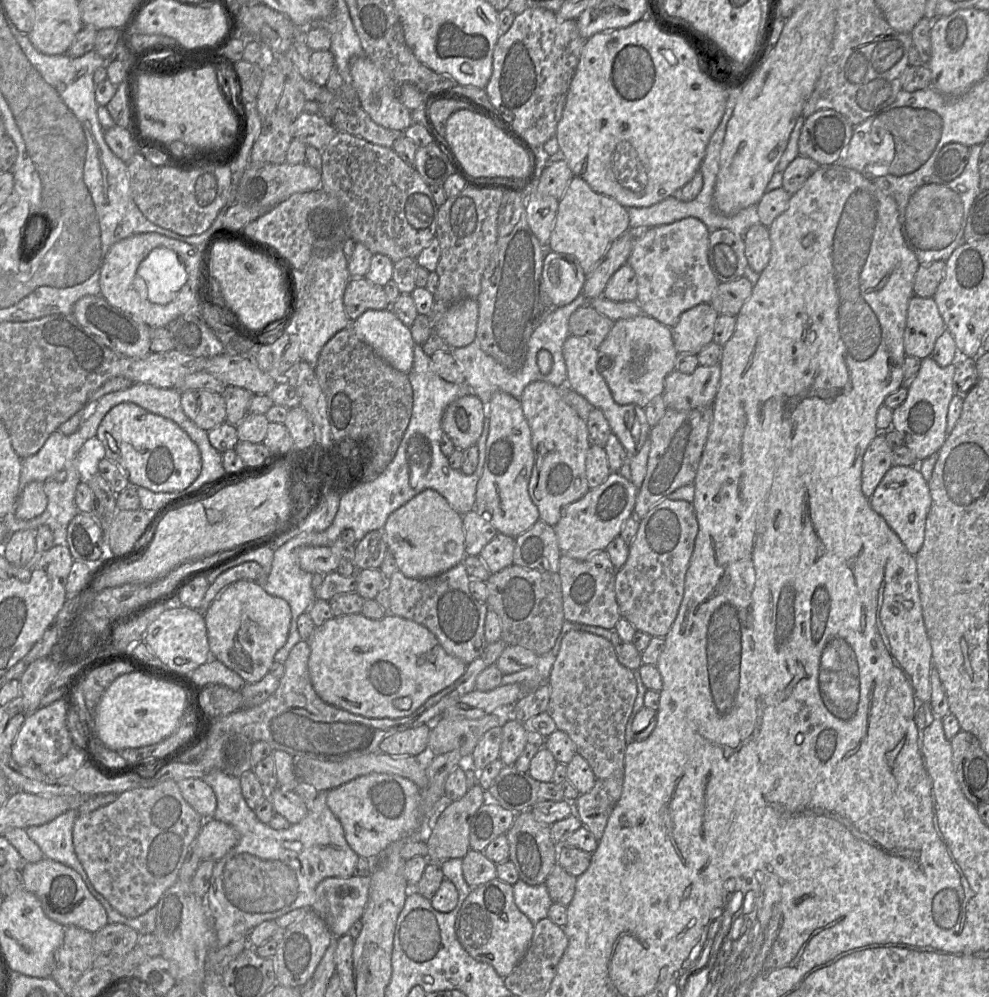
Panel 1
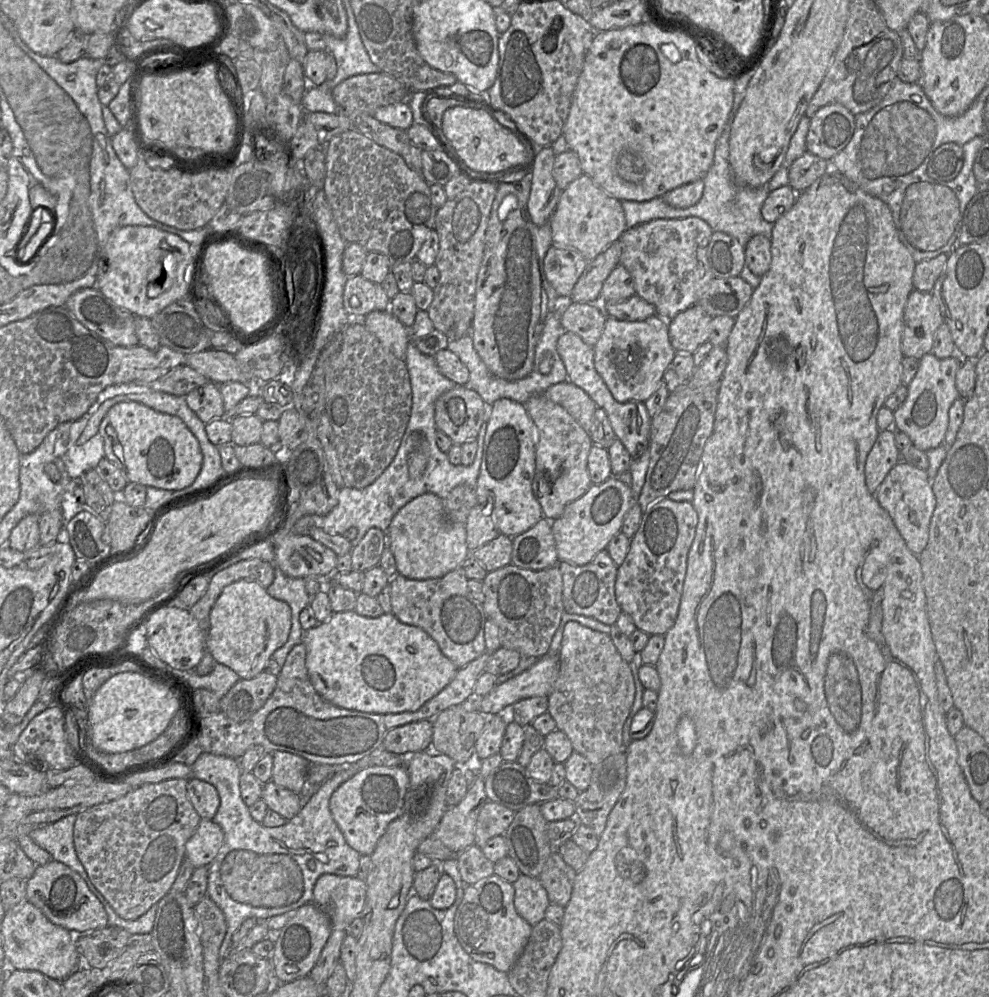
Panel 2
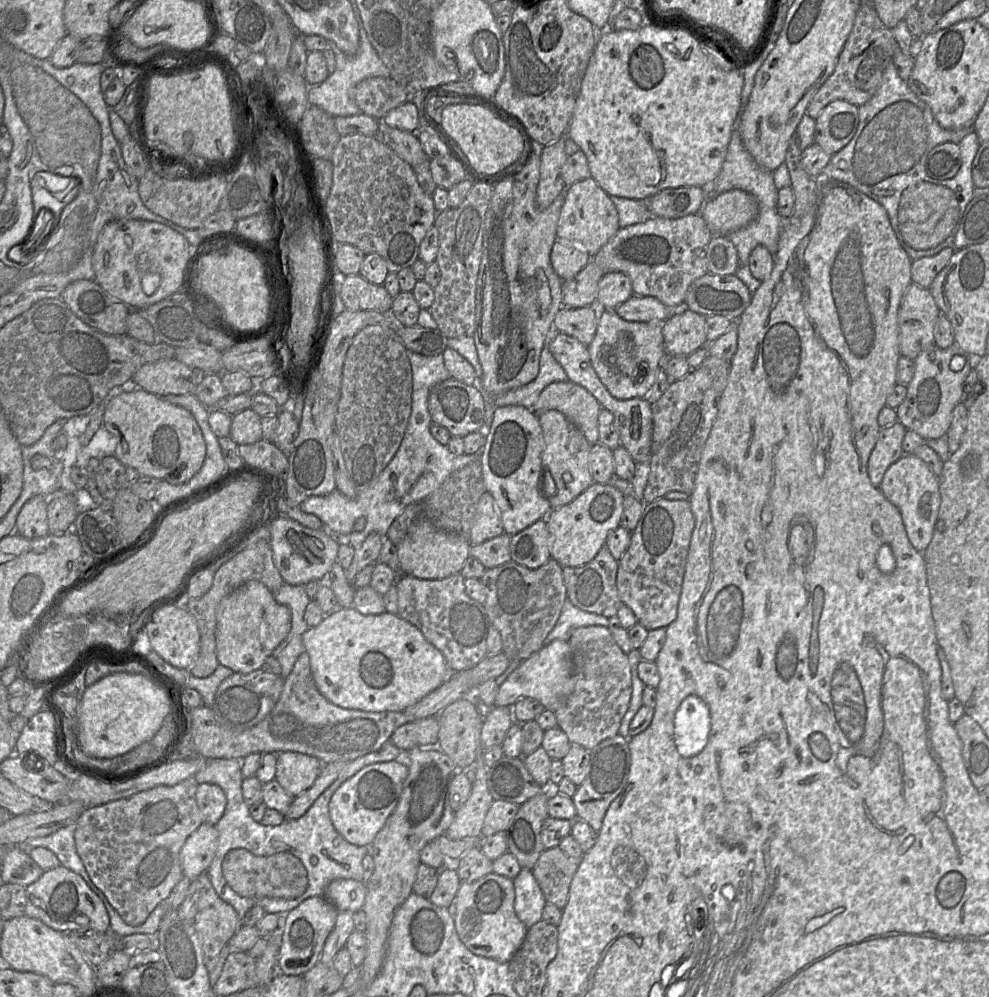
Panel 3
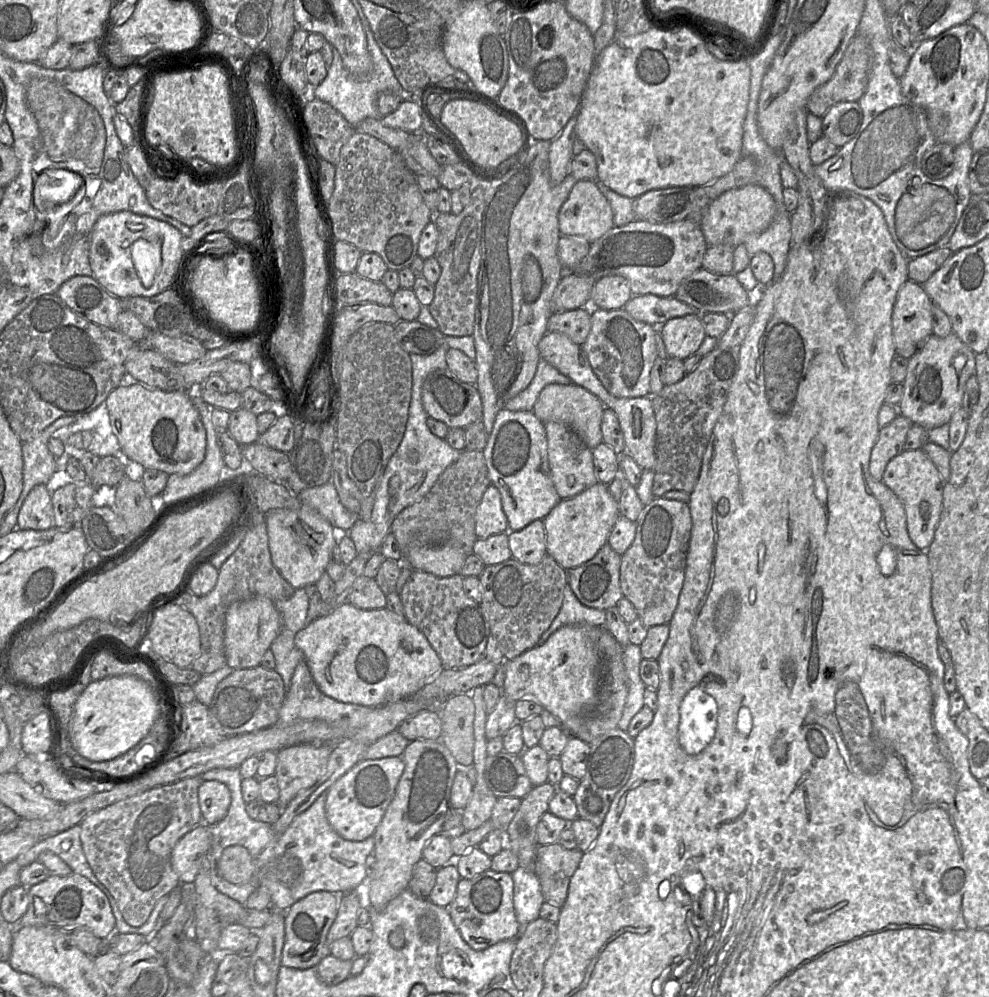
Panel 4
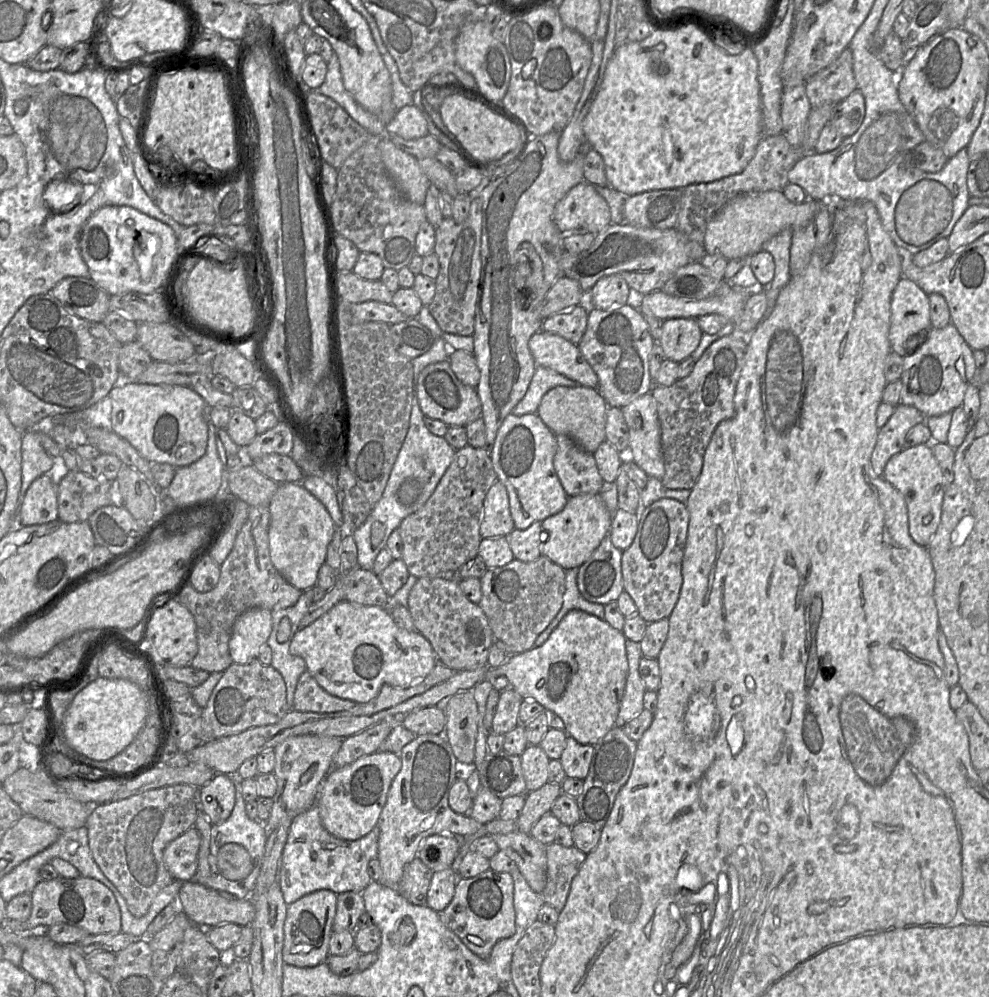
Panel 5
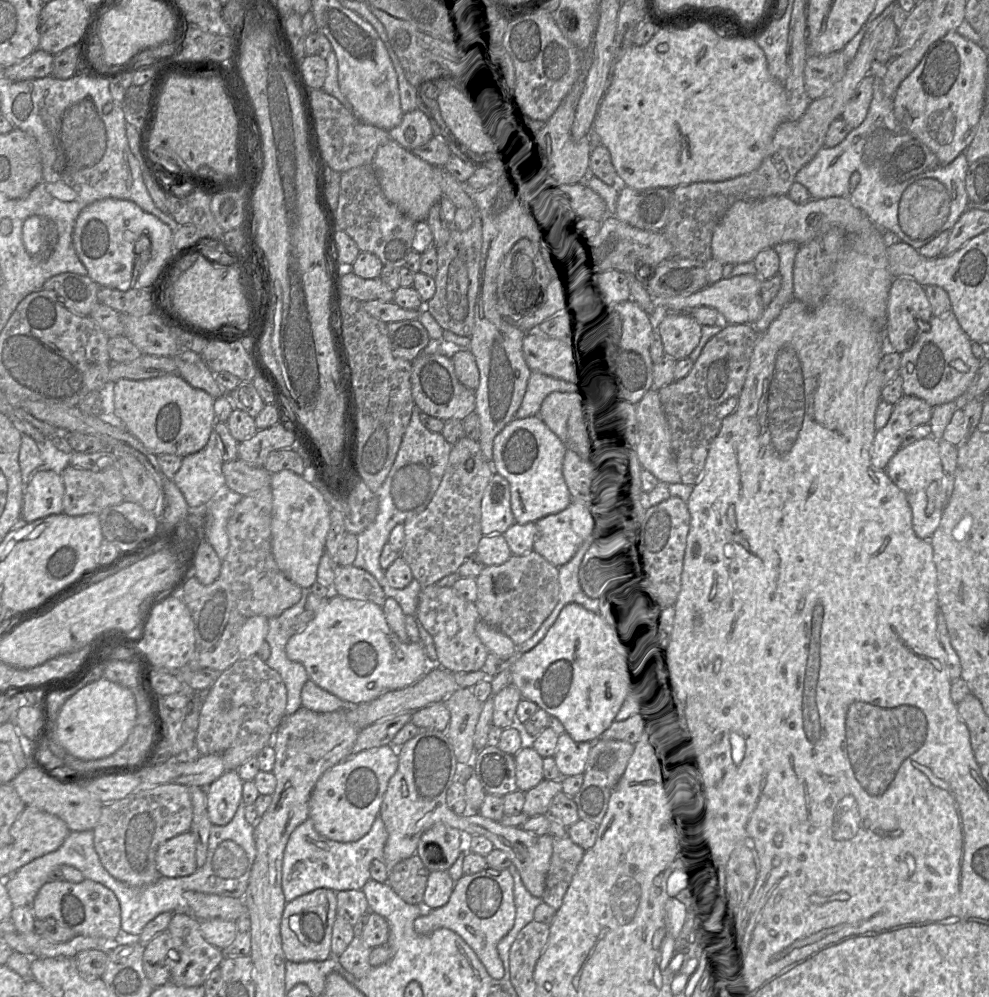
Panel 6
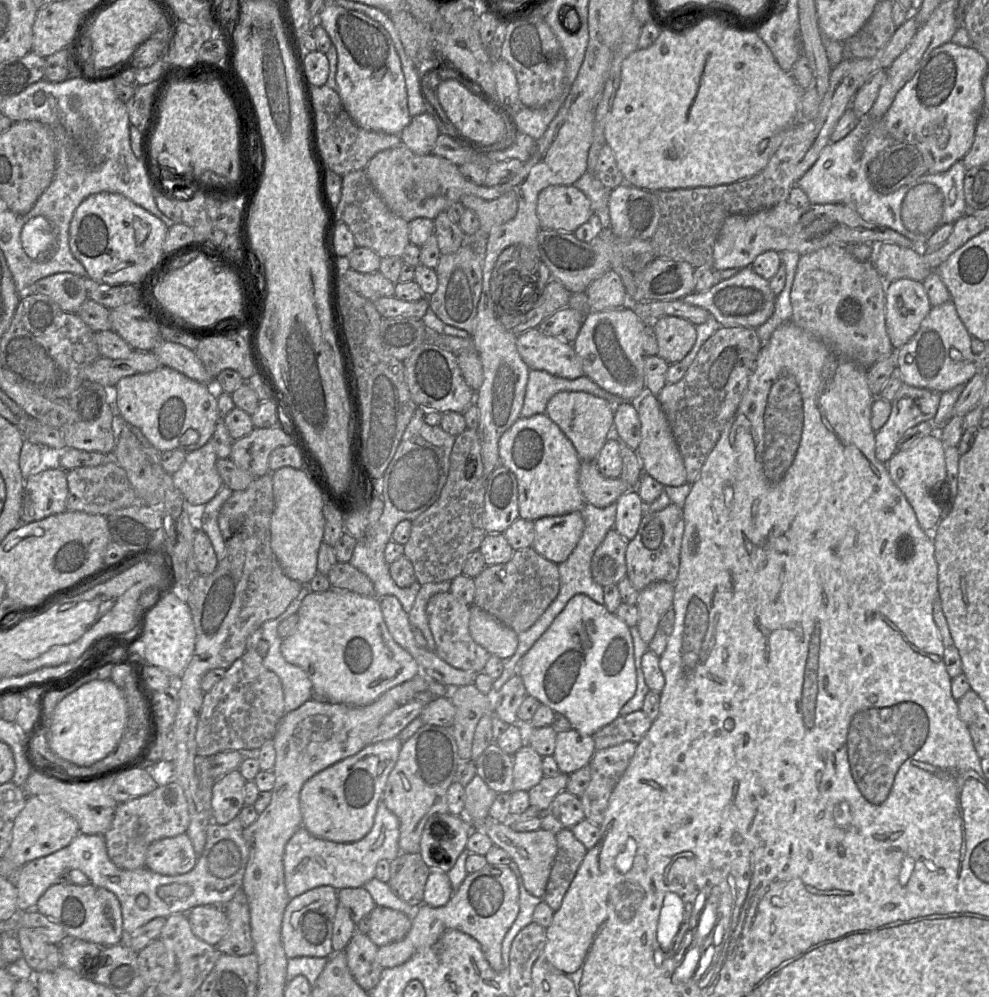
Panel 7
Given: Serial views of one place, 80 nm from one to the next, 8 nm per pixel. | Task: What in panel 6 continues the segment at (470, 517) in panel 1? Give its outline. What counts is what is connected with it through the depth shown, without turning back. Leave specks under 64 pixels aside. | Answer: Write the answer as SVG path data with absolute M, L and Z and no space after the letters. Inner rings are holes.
M494 473L481 502L483 535L503 534L515 523L511 509L511 490L508 480Z

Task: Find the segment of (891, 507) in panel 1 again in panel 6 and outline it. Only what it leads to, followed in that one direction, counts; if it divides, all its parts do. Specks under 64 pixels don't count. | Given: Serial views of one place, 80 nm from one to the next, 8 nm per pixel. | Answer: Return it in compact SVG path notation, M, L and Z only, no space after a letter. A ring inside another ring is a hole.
M930 436L900 448L888 462L885 471L906 496L912 511L913 531L920 539L930 539L938 527L942 512L947 505L939 441Z

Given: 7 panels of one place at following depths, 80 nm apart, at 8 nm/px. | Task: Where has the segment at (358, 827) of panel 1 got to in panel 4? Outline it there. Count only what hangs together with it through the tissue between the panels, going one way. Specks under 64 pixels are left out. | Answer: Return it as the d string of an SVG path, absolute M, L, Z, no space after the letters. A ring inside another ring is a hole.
M401 757L359 761L326 791L325 811L331 827L349 841L363 841L372 836L394 798L404 769Z

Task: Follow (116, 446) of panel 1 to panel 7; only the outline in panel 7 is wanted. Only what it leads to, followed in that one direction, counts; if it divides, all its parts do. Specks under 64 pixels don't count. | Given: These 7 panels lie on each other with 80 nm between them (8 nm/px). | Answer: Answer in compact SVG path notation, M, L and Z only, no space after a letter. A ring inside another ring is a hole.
M168 366L123 377L115 387L120 416L139 428L160 452L173 449L190 452L201 448L211 439L220 420L217 388L195 381Z

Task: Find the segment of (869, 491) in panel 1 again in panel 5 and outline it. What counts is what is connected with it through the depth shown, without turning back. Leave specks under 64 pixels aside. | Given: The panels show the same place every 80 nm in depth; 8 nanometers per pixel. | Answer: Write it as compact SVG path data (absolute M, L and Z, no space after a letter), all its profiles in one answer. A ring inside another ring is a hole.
M899 403L887 423L879 429L877 441L871 454L871 467L877 476L882 476L888 460L904 449L909 431L927 417L913 406Z

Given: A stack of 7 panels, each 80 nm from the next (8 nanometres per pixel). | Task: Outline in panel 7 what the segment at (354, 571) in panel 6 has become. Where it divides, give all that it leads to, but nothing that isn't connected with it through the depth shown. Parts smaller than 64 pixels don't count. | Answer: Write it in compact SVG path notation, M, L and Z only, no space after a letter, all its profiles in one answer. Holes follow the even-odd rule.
M336 562L327 577L331 588L346 589L367 597L376 597L372 581L349 562Z

